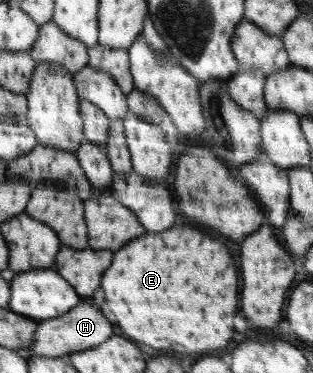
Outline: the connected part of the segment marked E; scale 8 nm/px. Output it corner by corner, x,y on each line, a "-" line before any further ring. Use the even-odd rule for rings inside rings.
175,225
175,229
167,229
167,233
159,233
151,237
151,233
147,233
147,237
139,237
139,241
135,241
135,245
131,243
125,245
125,247
117,250
113,253
111,265
103,272
102,286
105,291
105,303
104,311
107,316
111,318
111,321
115,325
119,325
121,333
125,333
127,337
131,337
133,341
137,341
137,344
143,343
143,345
149,345
153,349
161,349
161,353
187,353
187,355
195,355
195,353
211,353
211,351
219,351
223,349
231,337
233,337
233,317
235,317
235,311
237,311
237,291
239,291
239,279
237,279
237,269
231,261
231,253
229,249
225,247
223,241
199,231
199,229
193,229
189,225

